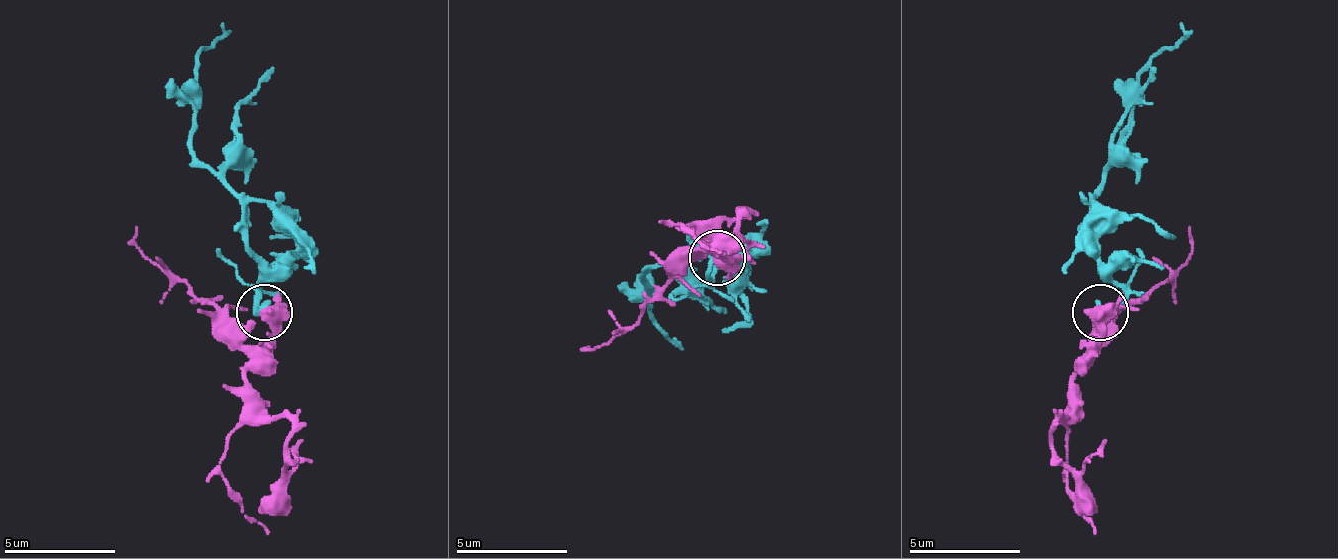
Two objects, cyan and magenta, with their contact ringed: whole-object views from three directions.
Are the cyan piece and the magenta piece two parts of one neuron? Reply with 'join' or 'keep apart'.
keep apart

